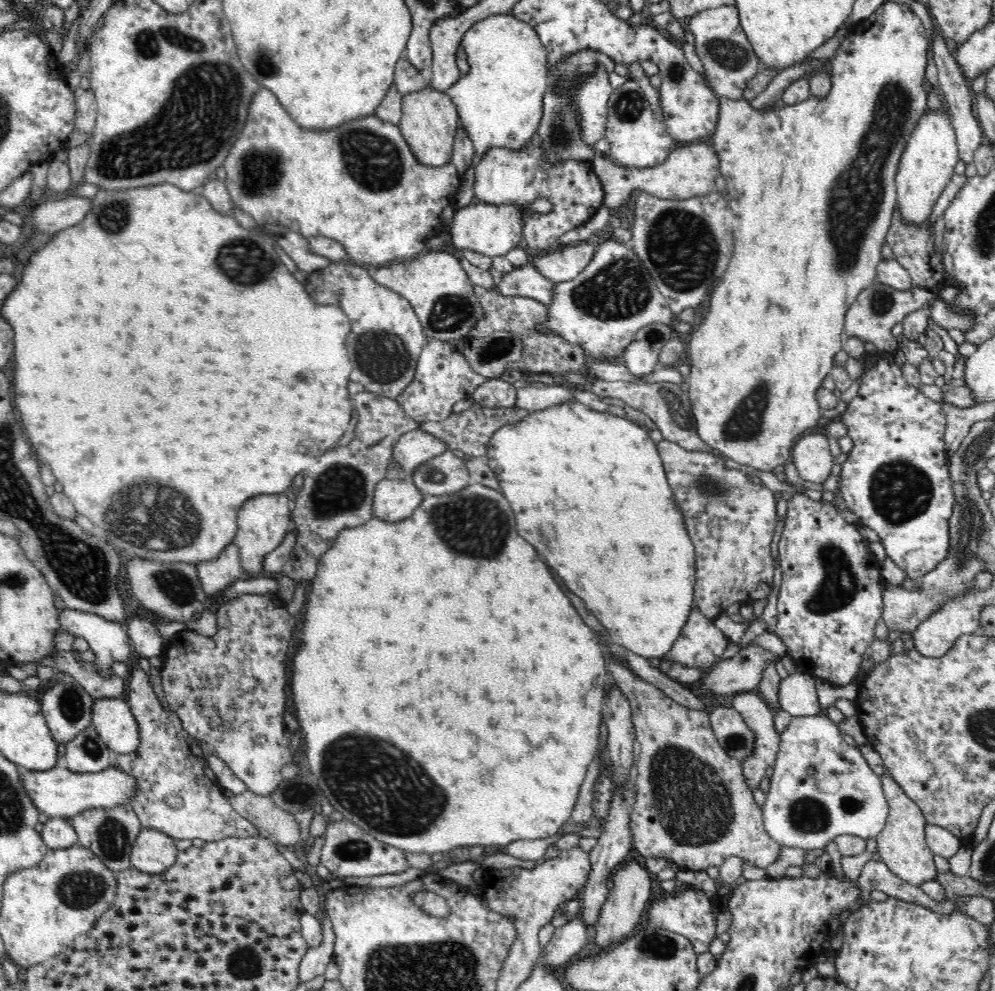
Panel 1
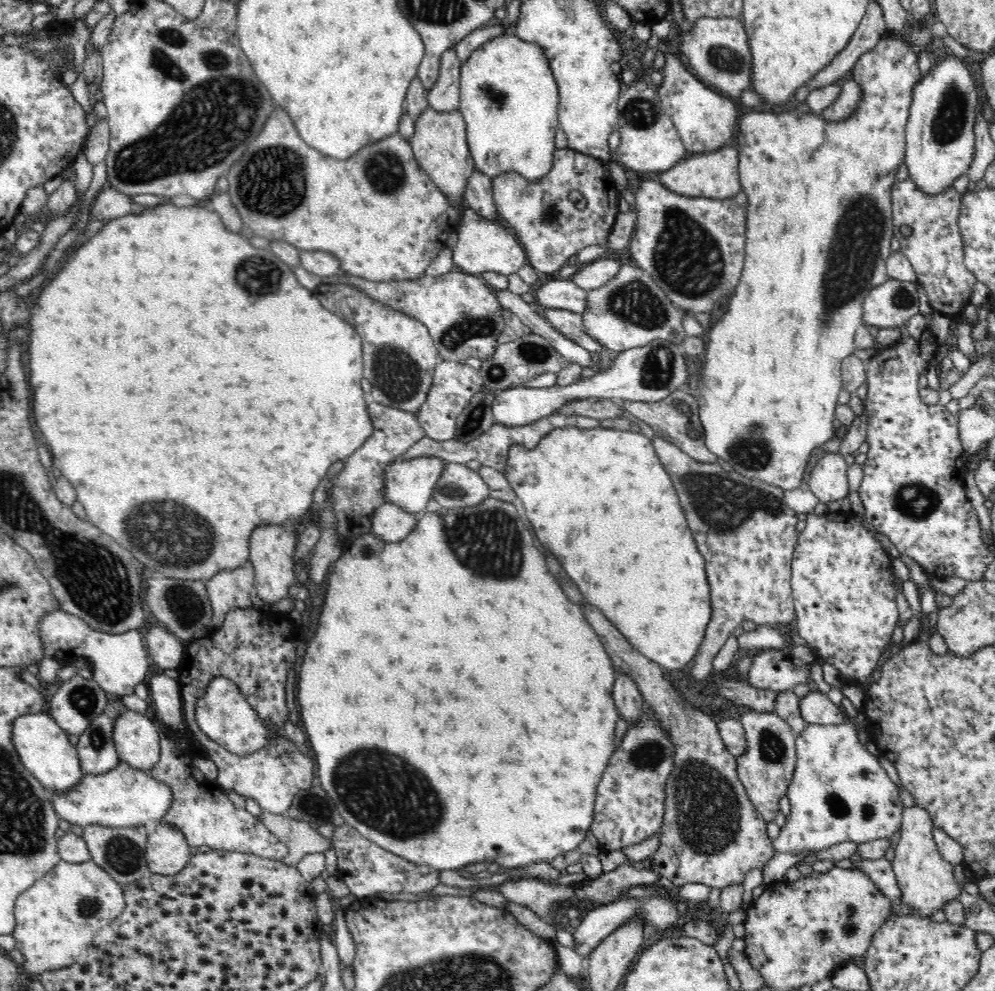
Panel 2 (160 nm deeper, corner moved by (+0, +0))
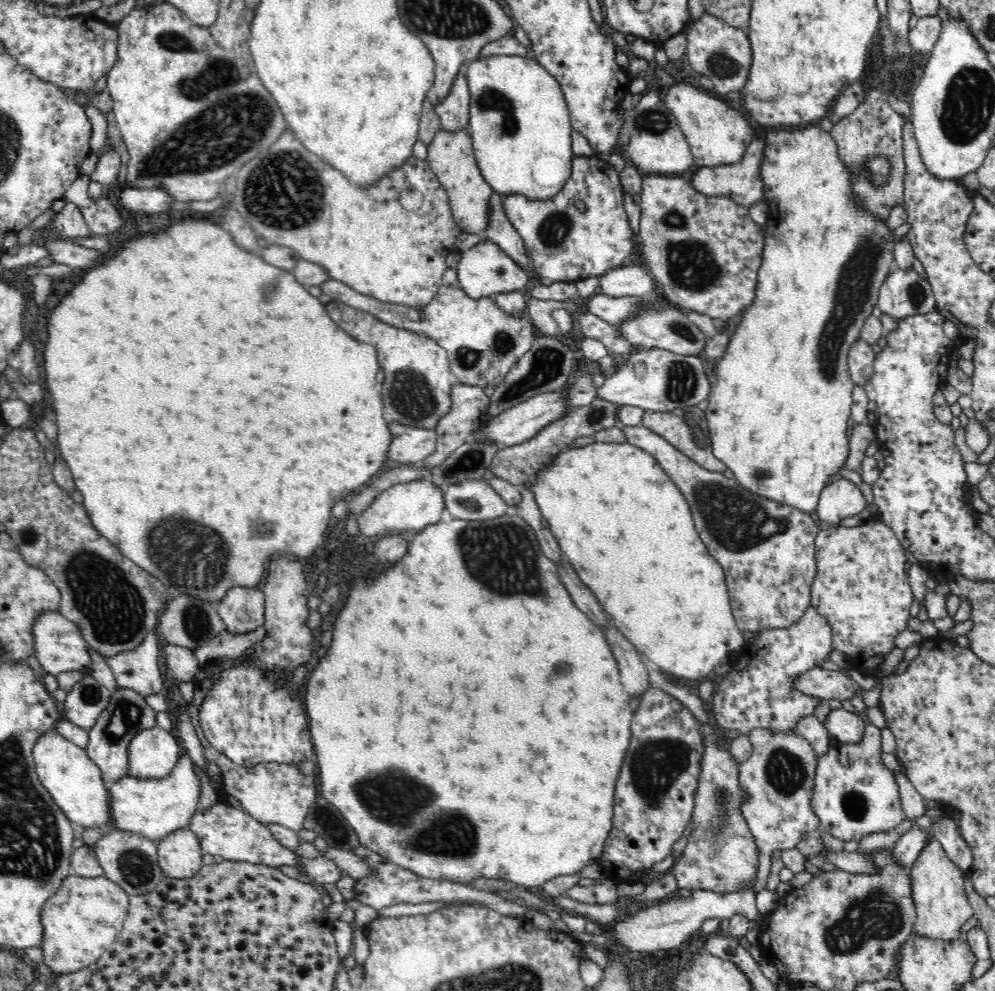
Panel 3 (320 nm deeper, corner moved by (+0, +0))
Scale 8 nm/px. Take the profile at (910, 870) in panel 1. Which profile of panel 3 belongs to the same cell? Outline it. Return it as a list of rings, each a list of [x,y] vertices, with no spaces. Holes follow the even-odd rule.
[[[934,835],[930,836],[926,848],[920,852],[916,864],[912,864],[908,872],[911,872],[912,896],[916,904],[917,919],[914,922],[914,933],[934,940],[964,941],[962,936],[967,935],[962,926],[974,917],[965,889],[966,878],[962,869],[950,860]]]

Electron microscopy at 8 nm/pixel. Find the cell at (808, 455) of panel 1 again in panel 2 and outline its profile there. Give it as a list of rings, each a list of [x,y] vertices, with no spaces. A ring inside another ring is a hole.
[[[827,452],[810,470],[807,485],[822,504],[848,497],[847,465],[839,452]]]

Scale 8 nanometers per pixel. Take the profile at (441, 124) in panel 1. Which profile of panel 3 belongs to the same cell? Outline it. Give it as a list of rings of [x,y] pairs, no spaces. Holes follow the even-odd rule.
[[[441,127],[426,148],[426,162],[448,194],[448,203],[456,224],[467,233],[483,233],[490,222],[488,216],[490,216],[490,197],[493,189],[485,181],[477,165],[472,148],[472,137],[468,129],[448,132]]]

